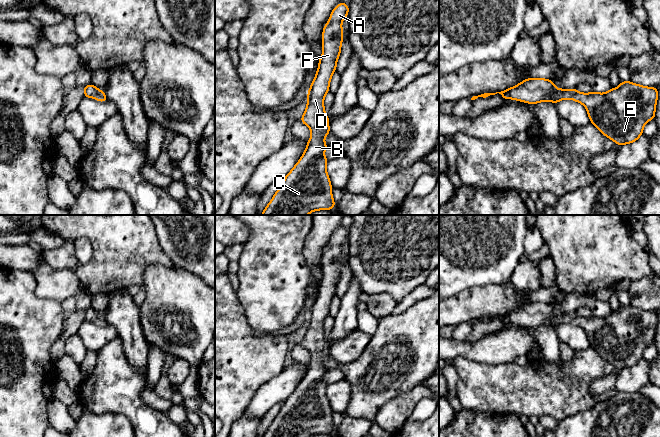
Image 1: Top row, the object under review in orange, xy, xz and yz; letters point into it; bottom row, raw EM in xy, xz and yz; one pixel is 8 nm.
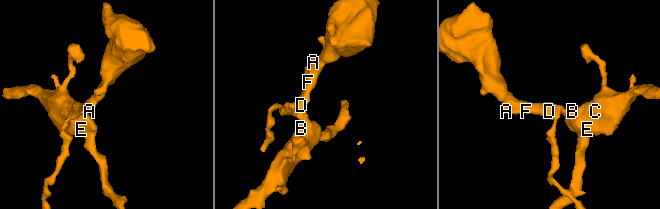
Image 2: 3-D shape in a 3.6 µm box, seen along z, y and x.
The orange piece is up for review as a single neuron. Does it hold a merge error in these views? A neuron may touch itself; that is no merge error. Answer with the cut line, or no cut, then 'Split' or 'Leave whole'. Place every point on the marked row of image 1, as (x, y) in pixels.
No split. Leave whole

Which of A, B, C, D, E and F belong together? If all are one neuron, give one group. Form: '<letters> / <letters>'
A B C D E F

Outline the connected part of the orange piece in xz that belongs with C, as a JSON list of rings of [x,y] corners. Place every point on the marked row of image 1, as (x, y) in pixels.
[[[340,2],[331,12],[329,21],[324,25],[322,33],[323,53],[319,58],[318,70],[310,85],[307,95],[307,106],[300,121],[311,129],[305,151],[292,170],[284,177],[261,215],[308,215],[317,210],[332,210],[335,201],[332,197],[332,185],[326,170],[328,159],[324,156],[328,148],[324,138],[331,132],[329,118],[324,109],[324,97],[329,92],[330,81],[336,71],[337,60],[340,57],[343,42],[342,21],[348,17],[349,6]]]

